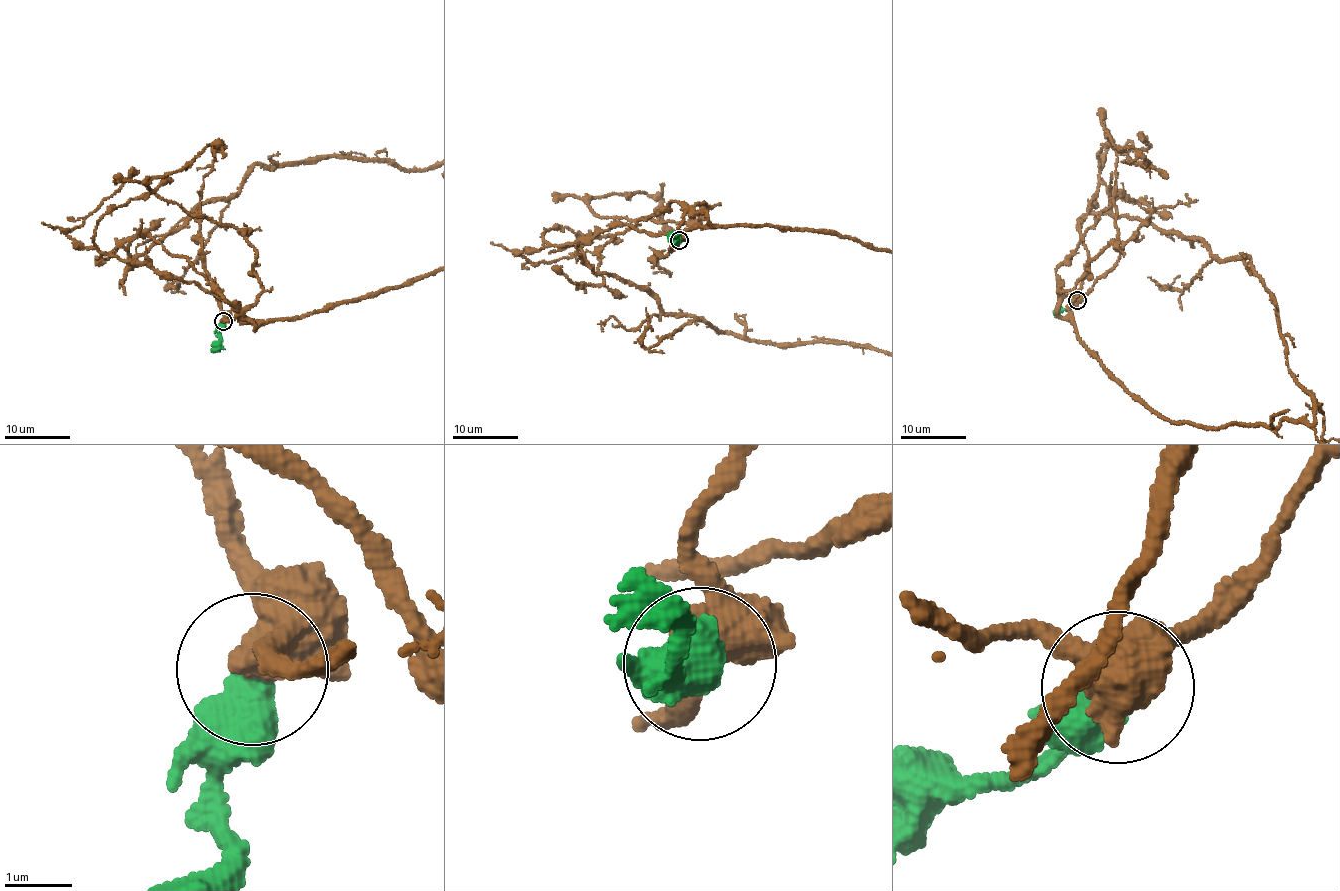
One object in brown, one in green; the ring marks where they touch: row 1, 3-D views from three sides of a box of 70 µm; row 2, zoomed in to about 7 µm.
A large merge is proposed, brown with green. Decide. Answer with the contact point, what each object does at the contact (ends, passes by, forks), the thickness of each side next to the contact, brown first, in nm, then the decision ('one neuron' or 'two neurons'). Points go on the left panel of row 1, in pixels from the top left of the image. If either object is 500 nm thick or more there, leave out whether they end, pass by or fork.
at (223, 321); 650 nm thick on the brown side, 600 nm on the other; two neurons

